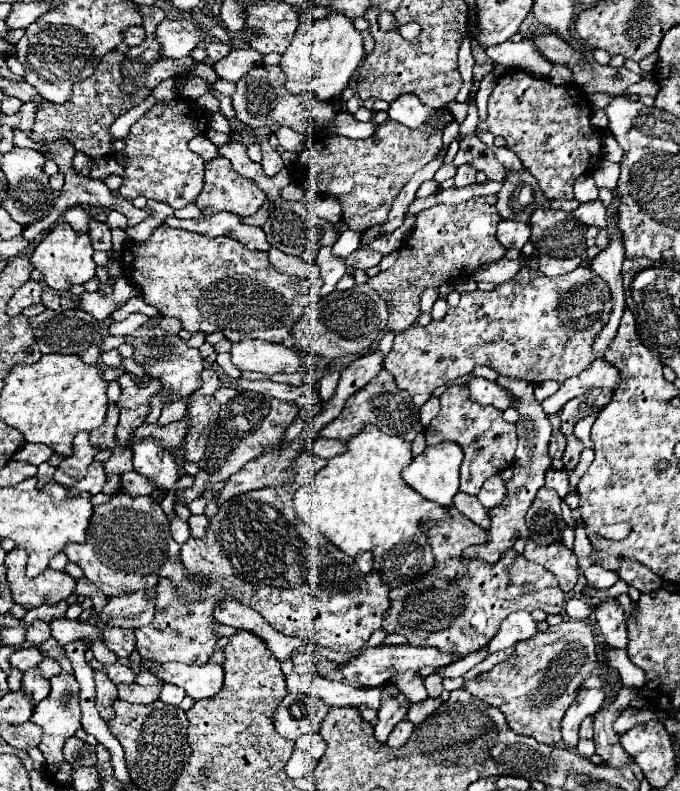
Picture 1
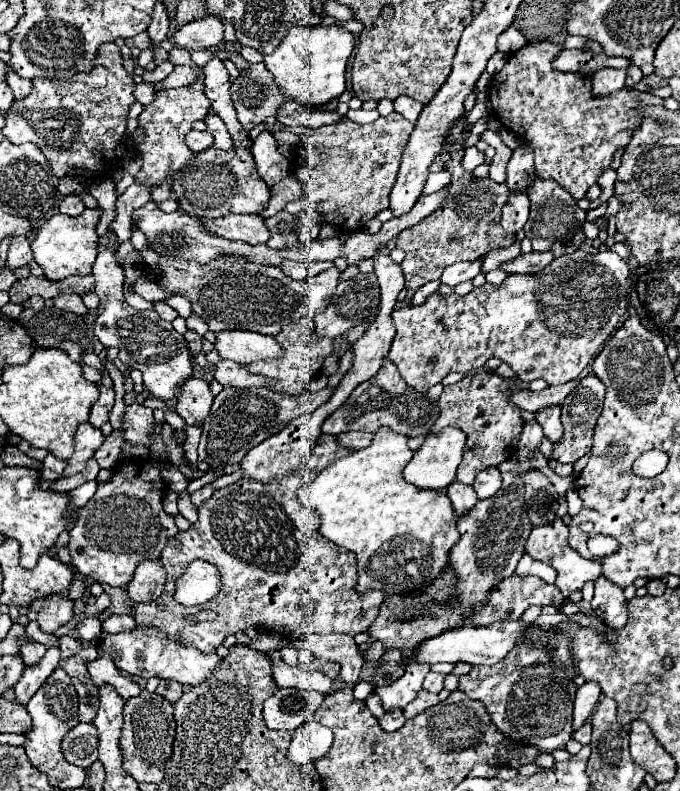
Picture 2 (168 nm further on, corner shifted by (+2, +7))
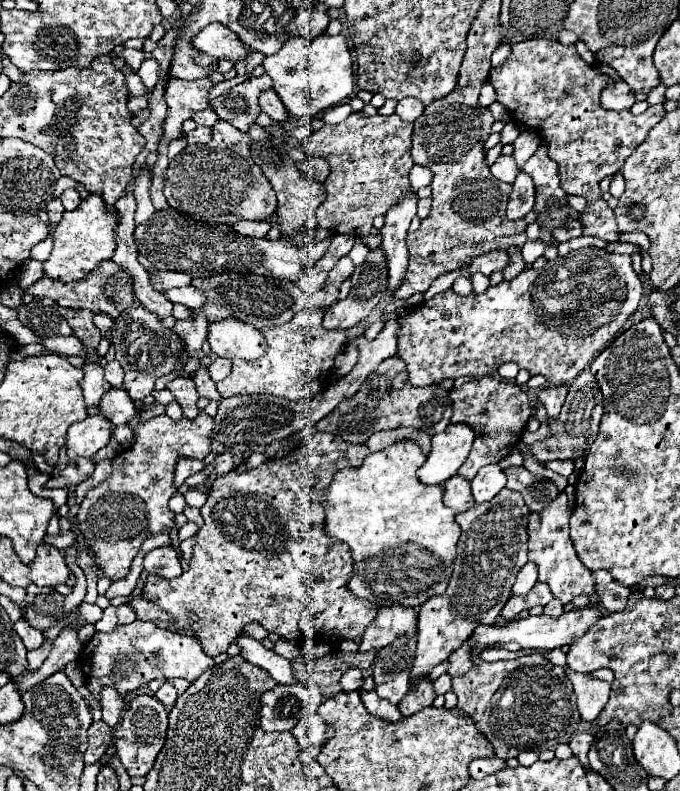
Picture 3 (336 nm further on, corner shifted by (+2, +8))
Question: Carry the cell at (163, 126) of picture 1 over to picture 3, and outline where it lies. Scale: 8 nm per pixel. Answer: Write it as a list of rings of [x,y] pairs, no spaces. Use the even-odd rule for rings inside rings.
[[[204,77],[198,81],[182,81],[170,79],[166,87],[166,103],[168,103],[168,117],[164,121],[164,135],[168,139],[176,139],[182,135],[182,123],[192,117],[194,111],[208,107],[208,93],[214,83]]]

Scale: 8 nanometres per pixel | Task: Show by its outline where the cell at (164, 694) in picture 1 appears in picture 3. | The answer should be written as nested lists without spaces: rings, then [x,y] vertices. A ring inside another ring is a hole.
[[[166,681],[166,683],[156,691],[156,699],[158,699],[166,709],[172,709],[174,703],[176,703],[176,689]]]

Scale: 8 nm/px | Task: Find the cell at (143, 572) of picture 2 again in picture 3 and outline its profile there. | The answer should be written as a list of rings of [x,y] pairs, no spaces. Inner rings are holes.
[[[164,545],[158,549],[152,549],[144,557],[144,571],[154,573],[162,579],[174,579],[182,573],[182,565],[178,561],[176,549],[172,545]]]

